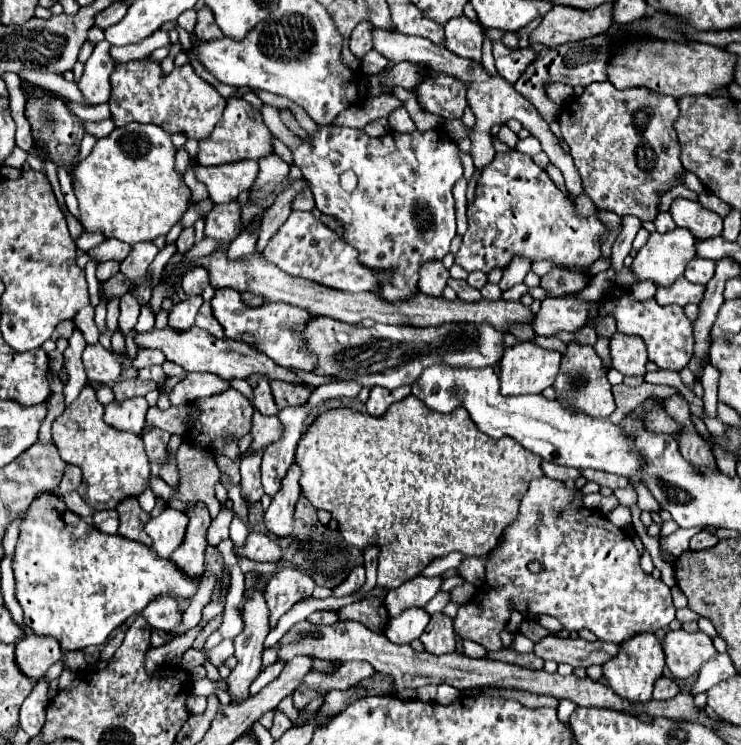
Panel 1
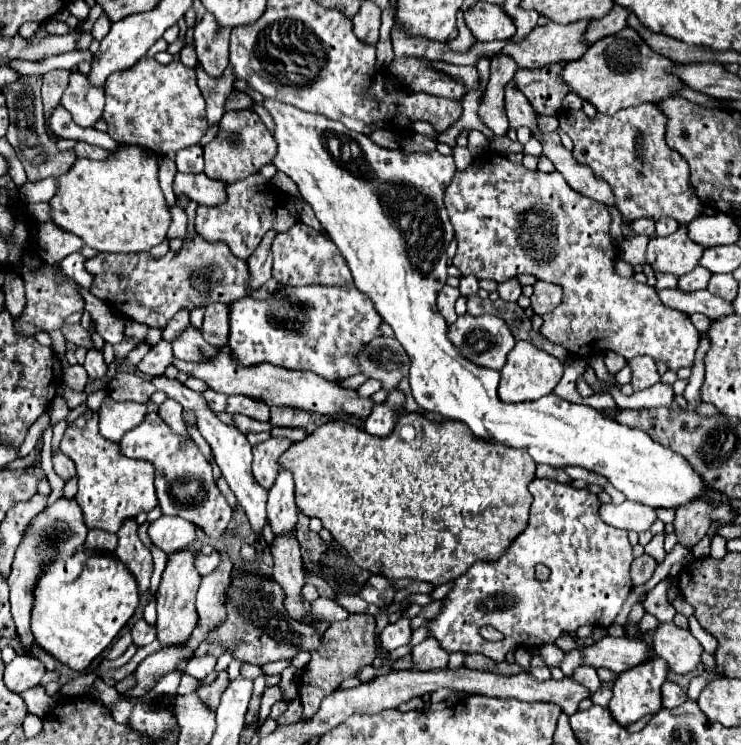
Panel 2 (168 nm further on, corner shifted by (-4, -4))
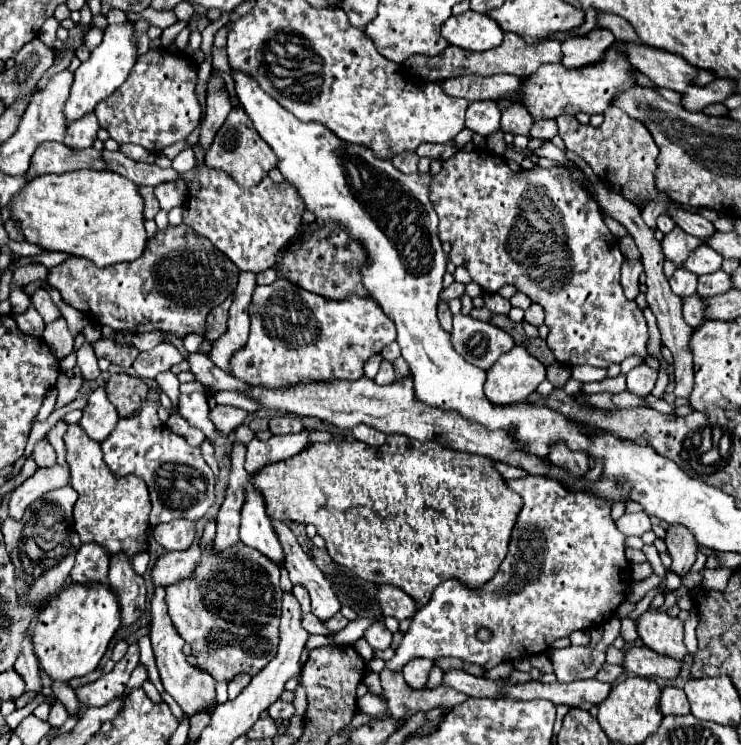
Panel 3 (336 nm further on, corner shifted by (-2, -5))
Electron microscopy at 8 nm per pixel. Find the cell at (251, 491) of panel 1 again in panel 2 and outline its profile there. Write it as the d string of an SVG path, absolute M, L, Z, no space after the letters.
M269 438L267 442L253 446L253 476L263 488L269 490L273 486L279 472L277 460L291 444L289 438Z

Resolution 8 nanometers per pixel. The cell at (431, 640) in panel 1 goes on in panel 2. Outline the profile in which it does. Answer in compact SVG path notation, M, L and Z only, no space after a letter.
M425 638L419 646L411 650L411 660L417 670L429 672L429 670L445 668L449 654L445 650L439 650L439 644L435 642L435 638Z

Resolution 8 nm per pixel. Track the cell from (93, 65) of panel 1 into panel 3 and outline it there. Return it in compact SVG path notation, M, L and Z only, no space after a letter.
M91 111L89 115L83 115L81 119L77 119L77 123L71 123L67 127L65 145L73 147L73 149L91 147L93 141L97 139L97 131L99 131L99 123L97 123L95 113Z

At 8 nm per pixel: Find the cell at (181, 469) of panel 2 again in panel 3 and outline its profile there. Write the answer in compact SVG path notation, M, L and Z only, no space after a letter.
M143 405L137 413L121 419L115 431L101 443L101 449L105 463L115 475L133 473L147 483L153 505L149 523L153 527L173 519L189 519L197 523L215 503L215 477L201 457L201 451L161 423L153 405Z

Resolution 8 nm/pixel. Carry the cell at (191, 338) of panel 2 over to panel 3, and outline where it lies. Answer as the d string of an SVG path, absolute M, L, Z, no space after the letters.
M201 351L189 353L187 355L187 363L189 363L191 373L195 375L195 379L201 381L203 385L207 385L211 391L229 389L229 391L249 393L250 385L241 383L231 373L221 371L217 365L213 365L213 361L209 359L209 353L201 353Z

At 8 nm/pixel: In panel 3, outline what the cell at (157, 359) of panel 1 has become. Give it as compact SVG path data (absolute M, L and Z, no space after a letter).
M161 343L151 351L143 351L135 363L133 371L141 379L155 379L159 373L171 369L175 363L181 363L183 355L171 345L171 343Z

